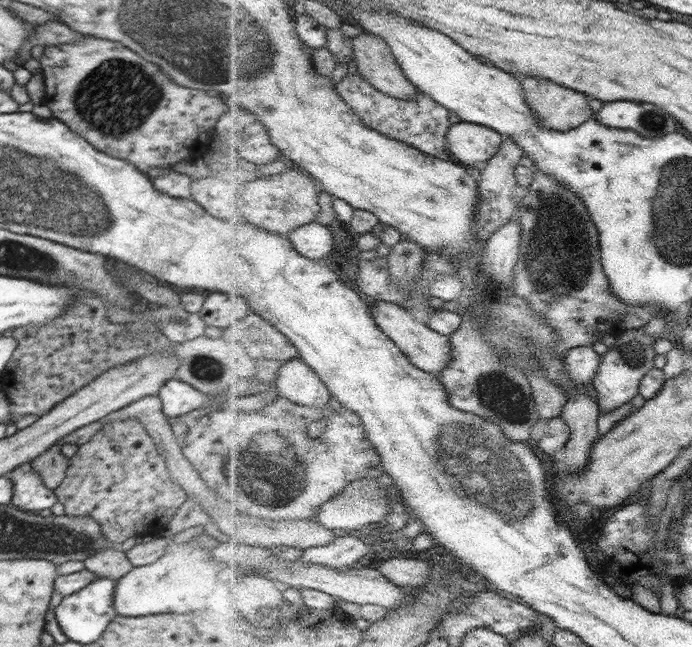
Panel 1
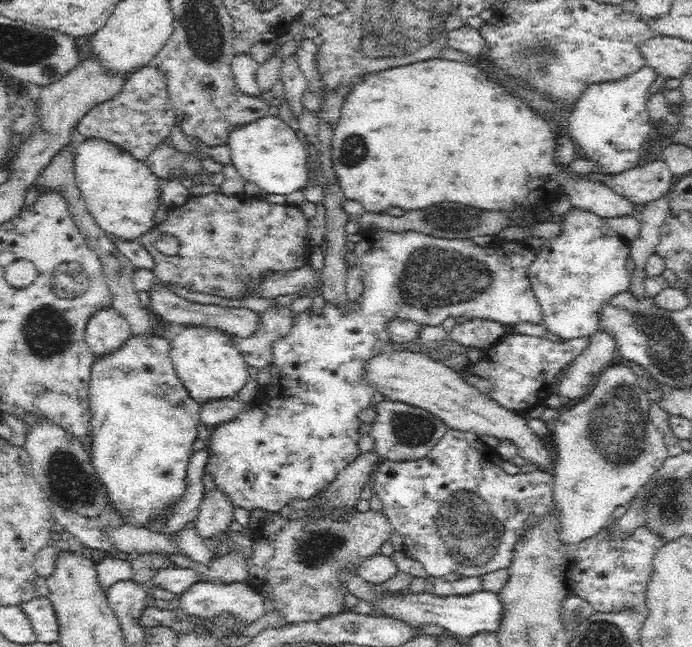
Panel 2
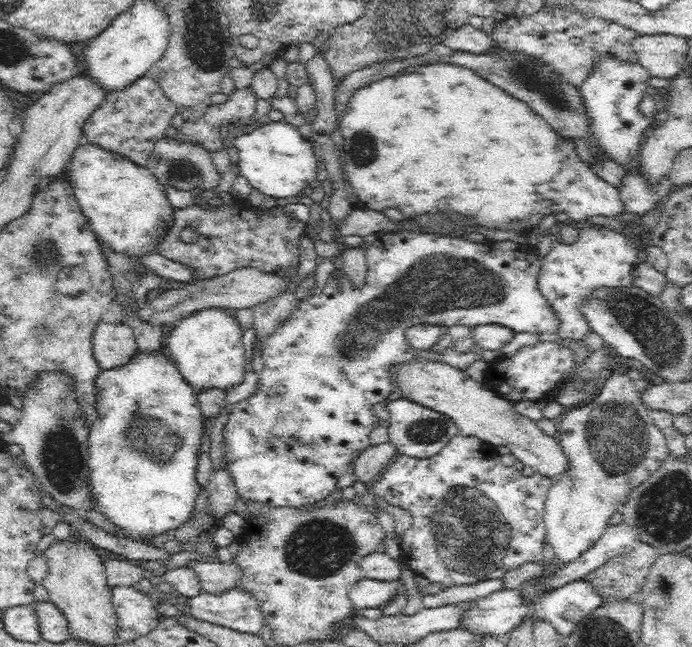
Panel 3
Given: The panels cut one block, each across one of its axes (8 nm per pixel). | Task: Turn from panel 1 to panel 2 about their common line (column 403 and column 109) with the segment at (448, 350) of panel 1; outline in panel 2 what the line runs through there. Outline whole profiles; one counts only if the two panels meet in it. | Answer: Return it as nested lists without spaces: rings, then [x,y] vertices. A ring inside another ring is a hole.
[[[112,304],[96,310],[86,321],[84,331],[90,350],[96,355],[115,349],[130,333],[128,319]]]

